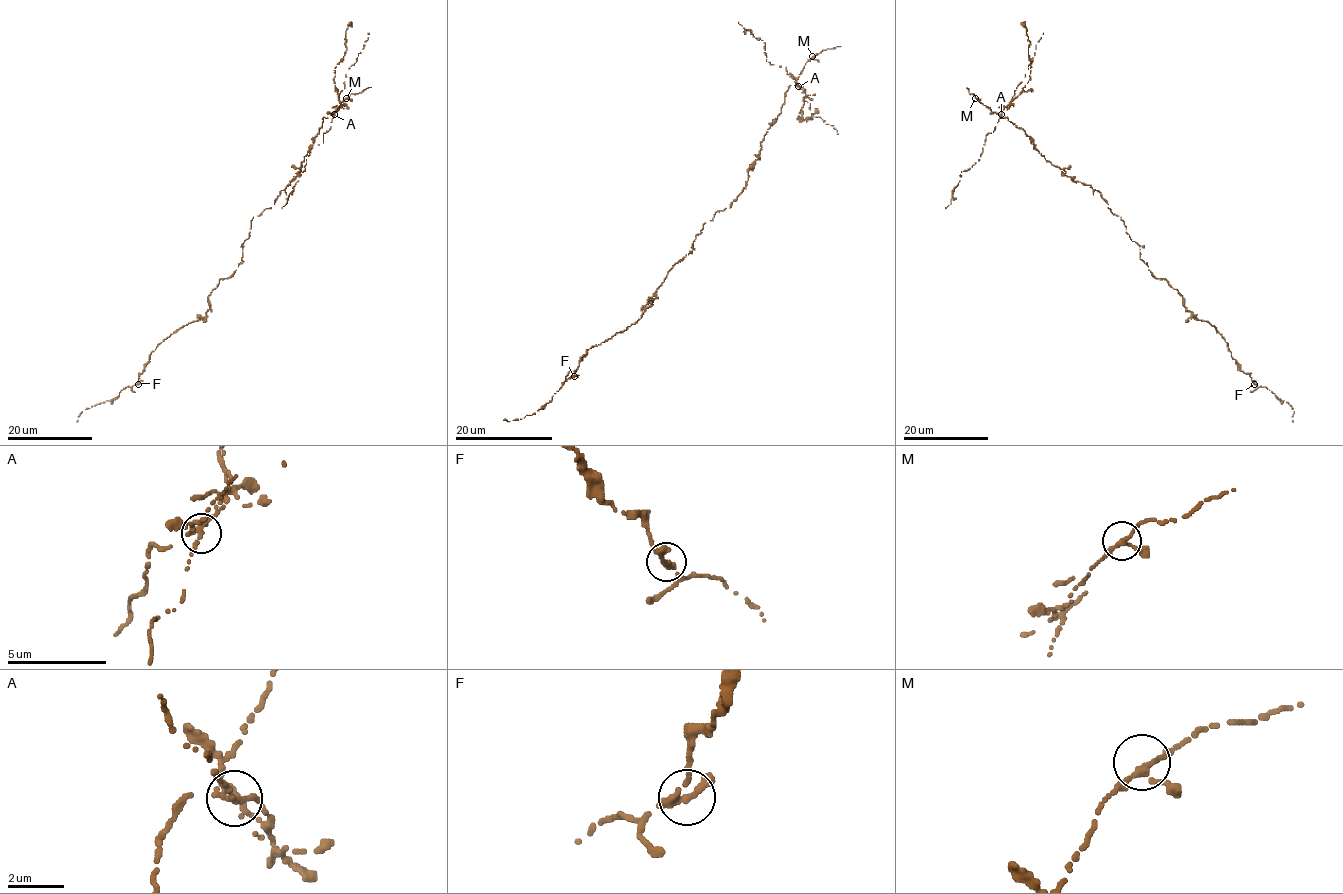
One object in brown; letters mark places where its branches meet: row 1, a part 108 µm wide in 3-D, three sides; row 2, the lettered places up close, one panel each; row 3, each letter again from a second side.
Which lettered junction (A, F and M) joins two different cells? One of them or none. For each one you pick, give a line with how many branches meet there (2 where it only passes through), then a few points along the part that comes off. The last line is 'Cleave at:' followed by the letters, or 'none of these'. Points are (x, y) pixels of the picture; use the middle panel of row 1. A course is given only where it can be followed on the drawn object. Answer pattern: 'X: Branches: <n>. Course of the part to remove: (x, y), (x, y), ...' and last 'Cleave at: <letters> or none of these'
A: Branches: 3. Course of the part to remove: (798, 86), (786, 67), (766, 61), (763, 40), (738, 22)
Cleave at: A

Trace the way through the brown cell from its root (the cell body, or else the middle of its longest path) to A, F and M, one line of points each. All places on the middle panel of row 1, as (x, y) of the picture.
A: (702, 229), (745, 187), (748, 170), (781, 113), (788, 88), (798, 86)
F: (702, 229), (692, 243), (693, 250), (668, 273), (642, 316), (625, 330), (587, 349), (574, 376)
M: (702, 229), (745, 187), (764, 135), (812, 56)

